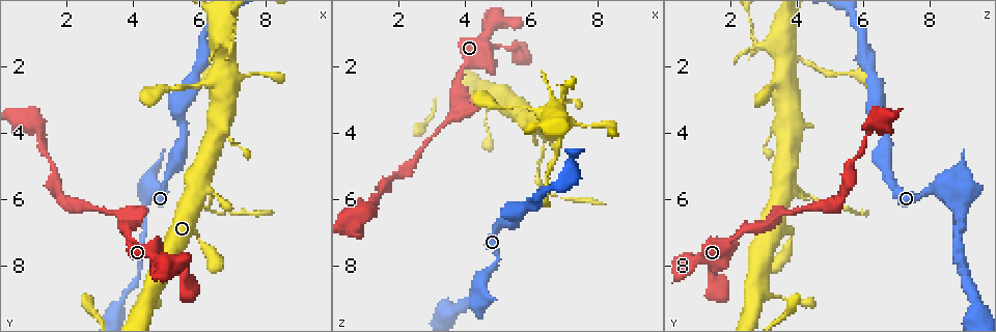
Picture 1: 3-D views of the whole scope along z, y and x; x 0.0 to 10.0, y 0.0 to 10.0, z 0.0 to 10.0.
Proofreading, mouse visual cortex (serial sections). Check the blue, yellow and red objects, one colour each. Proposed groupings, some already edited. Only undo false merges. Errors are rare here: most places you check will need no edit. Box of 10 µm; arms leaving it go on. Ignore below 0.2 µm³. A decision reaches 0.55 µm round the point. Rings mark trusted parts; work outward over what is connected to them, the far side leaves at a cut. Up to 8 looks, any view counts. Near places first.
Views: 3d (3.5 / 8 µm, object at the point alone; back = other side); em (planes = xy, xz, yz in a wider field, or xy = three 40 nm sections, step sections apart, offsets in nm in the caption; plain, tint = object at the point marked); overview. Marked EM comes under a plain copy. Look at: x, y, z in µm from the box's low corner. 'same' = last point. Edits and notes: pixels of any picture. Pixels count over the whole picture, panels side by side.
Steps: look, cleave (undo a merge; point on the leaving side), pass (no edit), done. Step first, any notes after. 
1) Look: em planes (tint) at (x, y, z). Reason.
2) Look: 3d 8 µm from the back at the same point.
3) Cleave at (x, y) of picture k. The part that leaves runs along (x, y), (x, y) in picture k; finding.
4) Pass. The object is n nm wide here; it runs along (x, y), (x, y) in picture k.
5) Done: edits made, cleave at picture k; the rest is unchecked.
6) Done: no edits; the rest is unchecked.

Look: 3d 3.5 µm at (3.80, 6.35, 3.55). Abrupt turn.

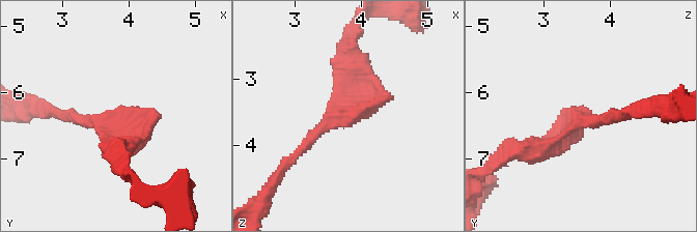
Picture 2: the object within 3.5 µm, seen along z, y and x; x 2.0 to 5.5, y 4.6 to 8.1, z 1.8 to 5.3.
Look: em xy step 3 (tint) at (3.85, 6.35, 3.55). The arms are 200, 350 nm wide.

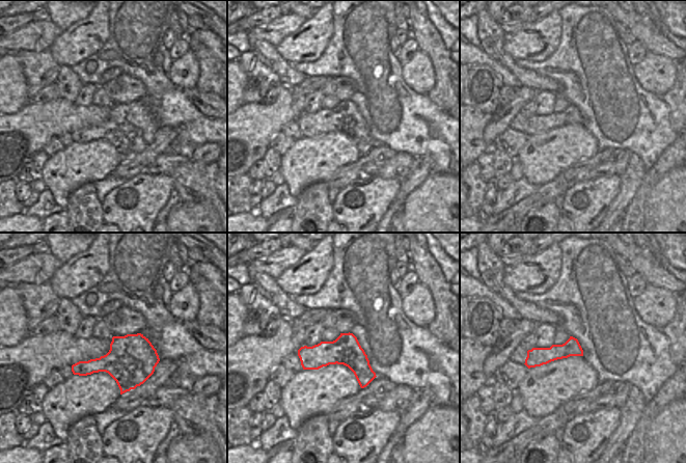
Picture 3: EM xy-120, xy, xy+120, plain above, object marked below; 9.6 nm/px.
Pass. One cell here.

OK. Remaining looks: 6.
Look: 3d 3.5 µm at (1.70, 5.95, 5.40). Thin neck.

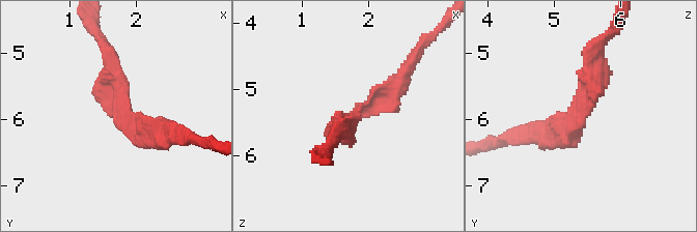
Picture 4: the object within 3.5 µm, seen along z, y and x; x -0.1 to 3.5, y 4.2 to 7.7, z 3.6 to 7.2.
Look: em xy step 5 (tint) at (1.75, 5.95, 5.40). Shape alone is not enough.

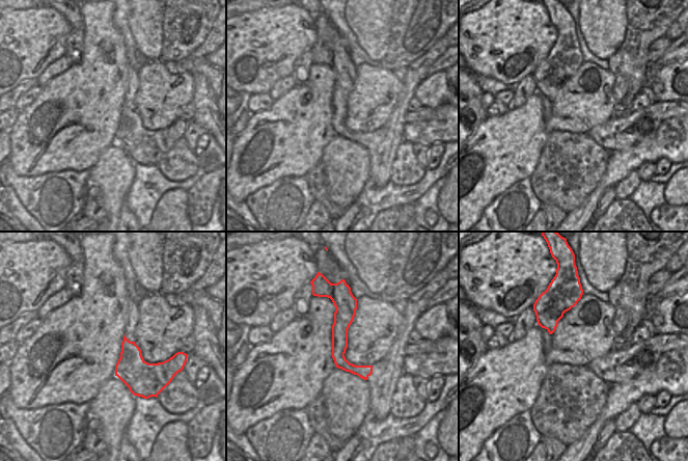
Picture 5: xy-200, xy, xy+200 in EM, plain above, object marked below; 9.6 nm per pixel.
Pass. The arms are 250, 300 nm wide; it runs along (334, 294), (339, 358), (364, 376) in picture 5; all the same cell.

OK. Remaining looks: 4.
Look: 3d 3.5 µm at (4.55, 5.70, 8.40). A fork.

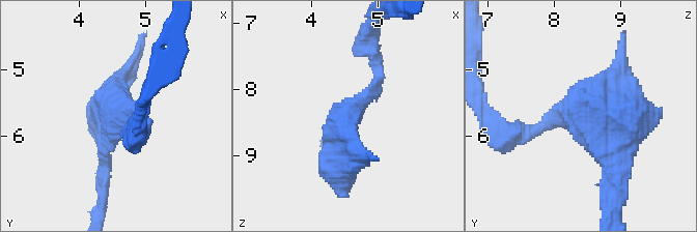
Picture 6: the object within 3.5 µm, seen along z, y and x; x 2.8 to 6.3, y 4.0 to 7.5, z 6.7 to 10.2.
Look: em xy step 1 (tint) at (4.55, 5.70, 8.40). Now the EM.

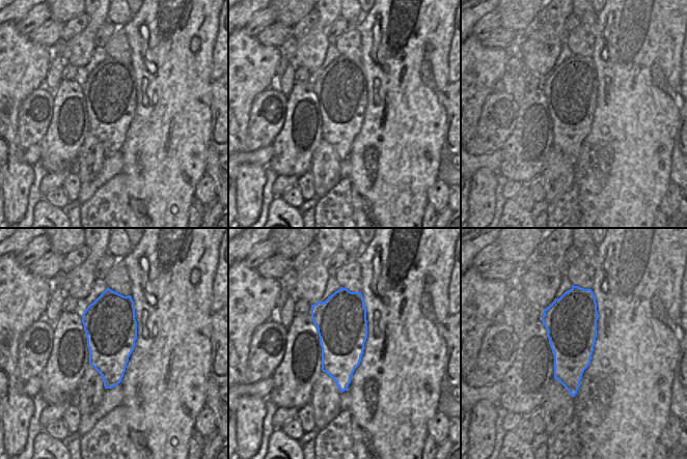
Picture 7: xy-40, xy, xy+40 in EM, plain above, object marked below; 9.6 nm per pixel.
Pass. It runs along (529, 134), (574, 112), (608, 178) in picture 6; all the same cell.

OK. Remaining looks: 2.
Done: no edits; the rest is unchecked.

